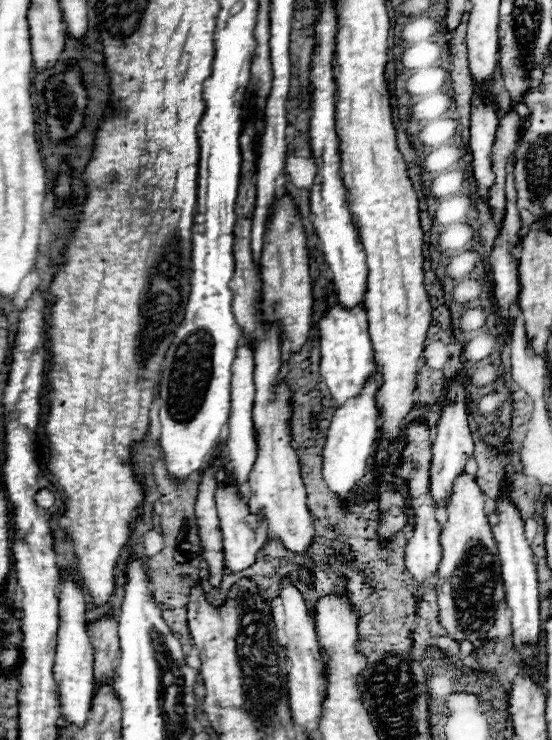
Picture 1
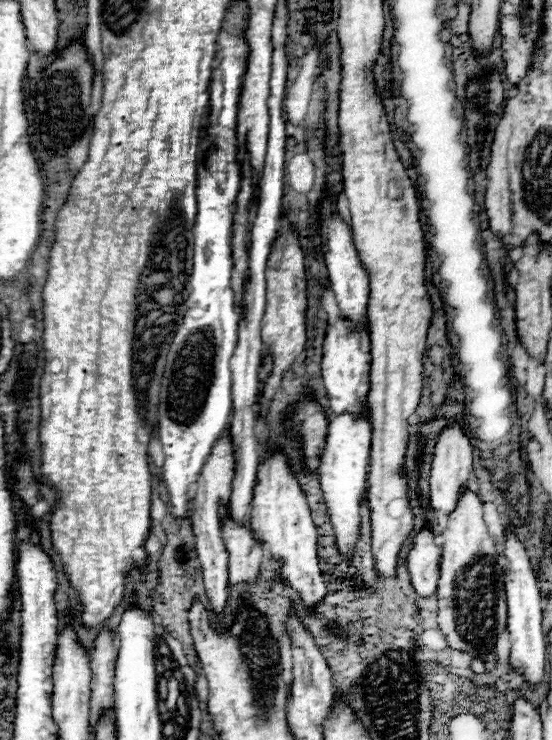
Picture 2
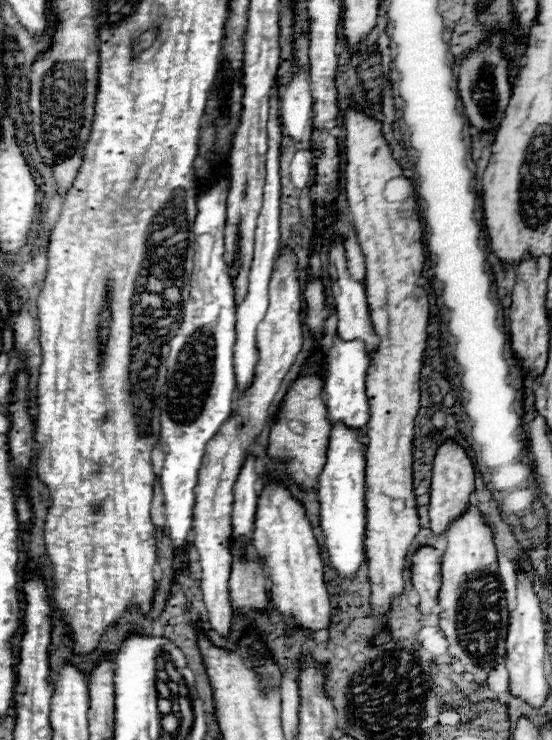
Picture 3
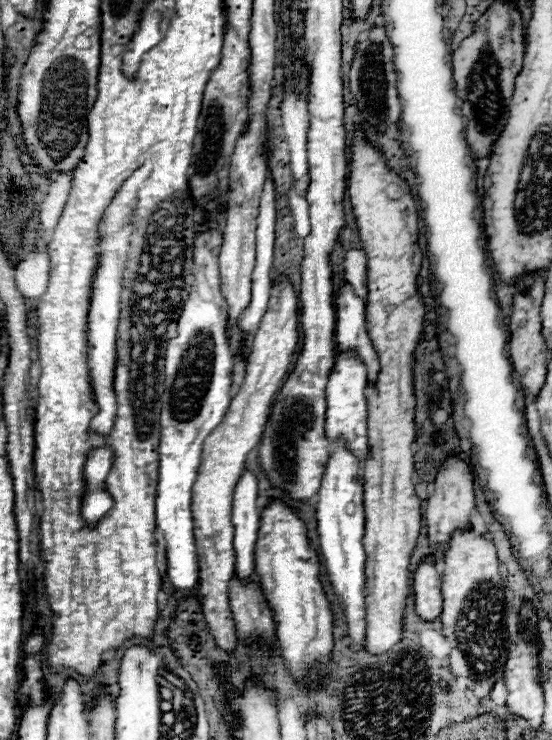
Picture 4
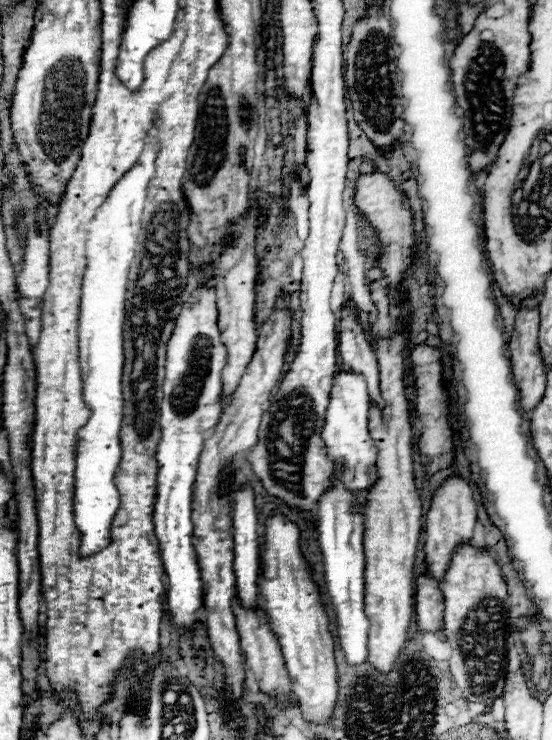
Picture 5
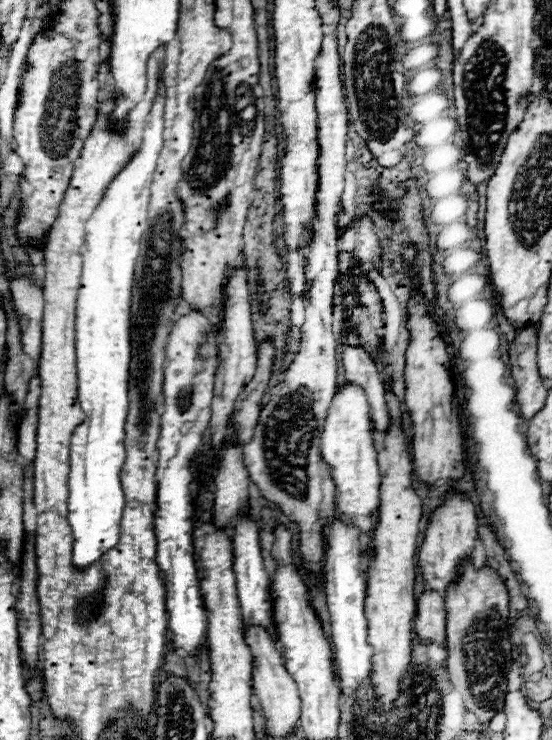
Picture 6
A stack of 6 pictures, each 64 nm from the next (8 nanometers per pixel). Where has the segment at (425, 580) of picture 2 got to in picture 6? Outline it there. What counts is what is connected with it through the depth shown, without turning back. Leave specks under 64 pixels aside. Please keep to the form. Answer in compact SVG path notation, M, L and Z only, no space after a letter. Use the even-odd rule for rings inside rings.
M424 590L416 600L418 610L414 618L414 632L426 642L434 640L438 644L446 644L446 612L444 598L434 590Z

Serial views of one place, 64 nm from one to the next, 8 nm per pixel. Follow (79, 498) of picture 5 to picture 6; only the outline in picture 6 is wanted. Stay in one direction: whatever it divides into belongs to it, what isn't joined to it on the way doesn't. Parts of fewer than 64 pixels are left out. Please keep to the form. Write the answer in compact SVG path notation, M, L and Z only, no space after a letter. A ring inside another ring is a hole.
M164 90L148 116L148 126L142 136L142 146L128 162L128 166L110 182L102 196L102 204L96 206L86 222L86 242L82 248L82 280L76 300L76 366L78 366L78 400L86 412L86 420L72 434L70 448L70 476L68 476L68 522L74 534L74 566L86 568L98 560L106 550L118 544L120 518L124 510L124 492L120 486L120 470L124 466L124 424L128 414L128 364L130 364L130 292L134 282L134 266L140 254L140 240L148 228L148 200L150 184L156 170L156 160L162 148L162 114L164 114Z

